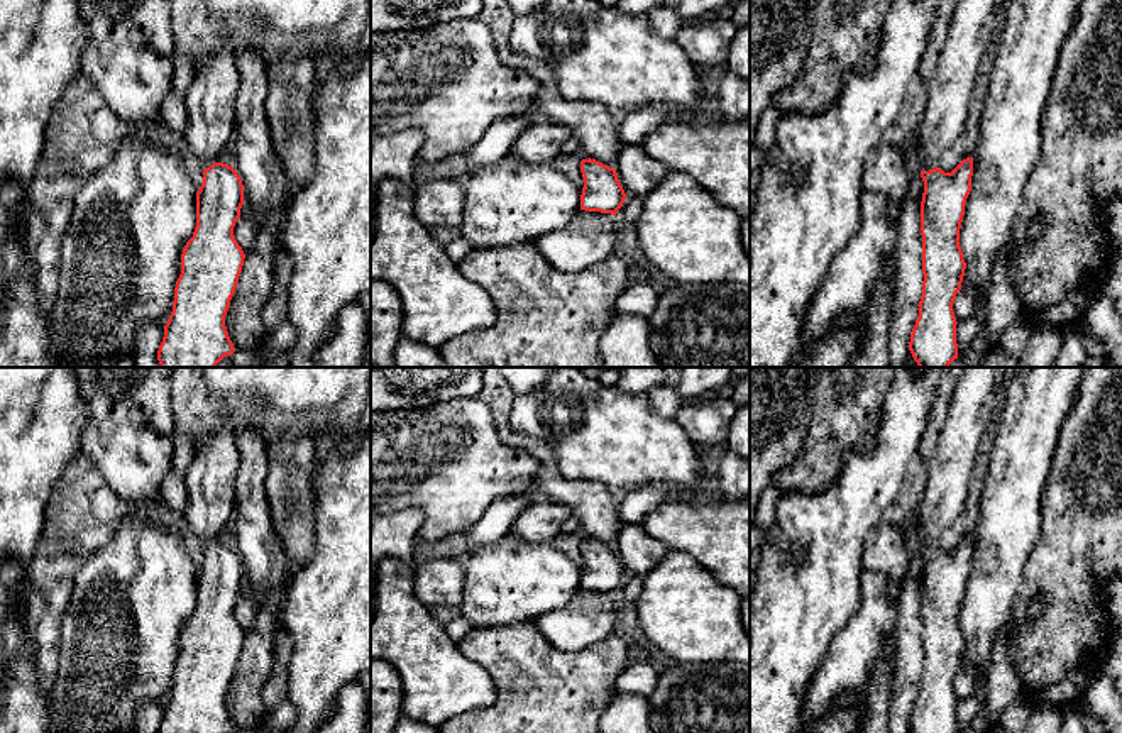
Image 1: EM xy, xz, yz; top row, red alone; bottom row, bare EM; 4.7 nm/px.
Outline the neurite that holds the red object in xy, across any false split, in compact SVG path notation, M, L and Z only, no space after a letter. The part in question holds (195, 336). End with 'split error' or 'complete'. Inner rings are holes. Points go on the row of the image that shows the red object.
M223 30L220 36L220 47L195 71L183 96L188 113L184 142L203 161L205 171L203 183L196 191L196 227L181 254L181 274L174 288L173 311L164 325L164 337L157 350L159 367L217 367L223 357L235 350L225 327L225 317L245 259L234 235L244 205L244 185L237 171L220 163L218 156L234 137L234 102L240 76L234 59L230 30Z | split error

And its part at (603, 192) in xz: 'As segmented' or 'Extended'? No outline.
As segmented

